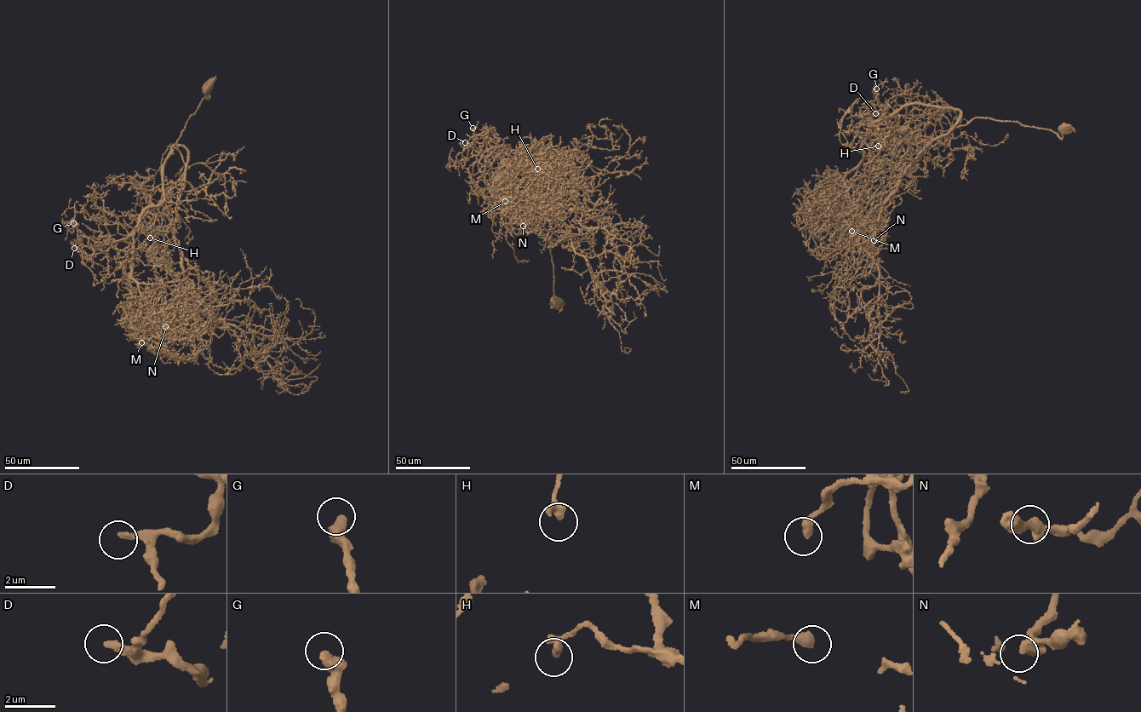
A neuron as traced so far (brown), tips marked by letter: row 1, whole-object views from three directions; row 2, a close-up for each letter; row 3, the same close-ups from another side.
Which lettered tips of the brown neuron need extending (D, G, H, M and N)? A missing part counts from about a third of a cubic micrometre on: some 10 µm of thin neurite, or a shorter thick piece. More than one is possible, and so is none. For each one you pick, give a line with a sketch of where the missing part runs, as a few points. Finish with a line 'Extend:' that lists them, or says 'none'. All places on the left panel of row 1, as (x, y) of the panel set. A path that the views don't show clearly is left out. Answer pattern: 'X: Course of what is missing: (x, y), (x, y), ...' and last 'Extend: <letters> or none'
Extend: D, G

